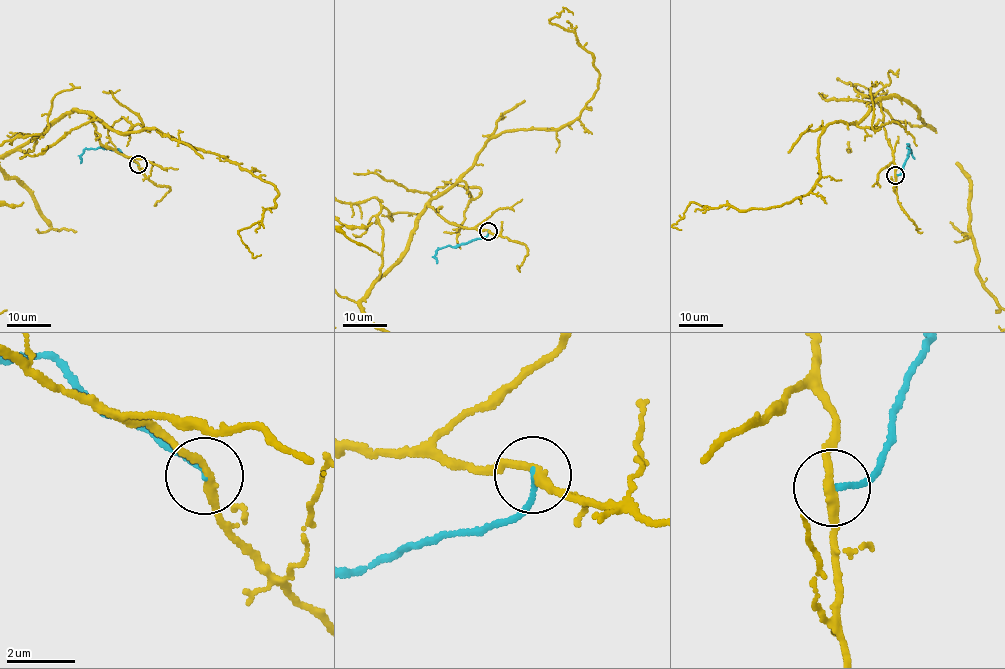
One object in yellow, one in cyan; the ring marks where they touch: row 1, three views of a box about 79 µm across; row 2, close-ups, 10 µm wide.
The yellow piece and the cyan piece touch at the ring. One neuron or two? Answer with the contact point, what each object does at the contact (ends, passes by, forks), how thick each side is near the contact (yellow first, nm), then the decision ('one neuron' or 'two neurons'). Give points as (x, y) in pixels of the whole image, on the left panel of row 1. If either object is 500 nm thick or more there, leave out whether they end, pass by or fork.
(138, 164) | yellow passes by | cyan ends | 260/160 nm | two neurons

